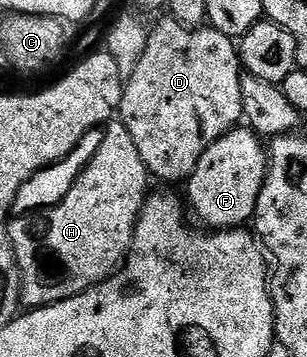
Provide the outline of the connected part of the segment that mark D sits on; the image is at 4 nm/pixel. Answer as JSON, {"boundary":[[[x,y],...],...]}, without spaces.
{"boundary":[[[165,17],[146,37],[146,48],[136,69],[125,80],[122,89],[120,121],[132,133],[132,142],[144,161],[147,172],[166,183],[189,180],[200,157],[222,135],[243,122],[240,81],[244,74],[235,40],[209,25],[197,29],[185,27],[173,17]]]}

